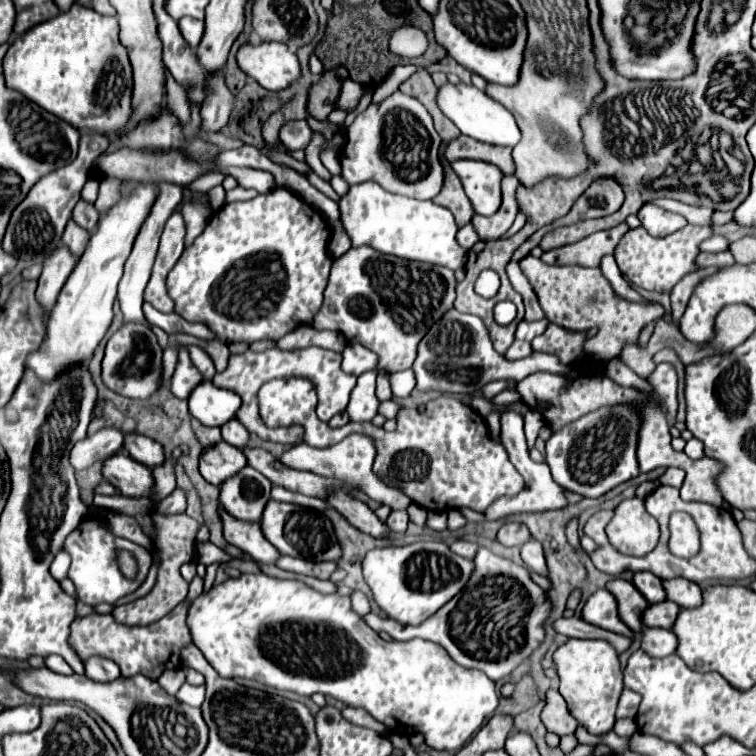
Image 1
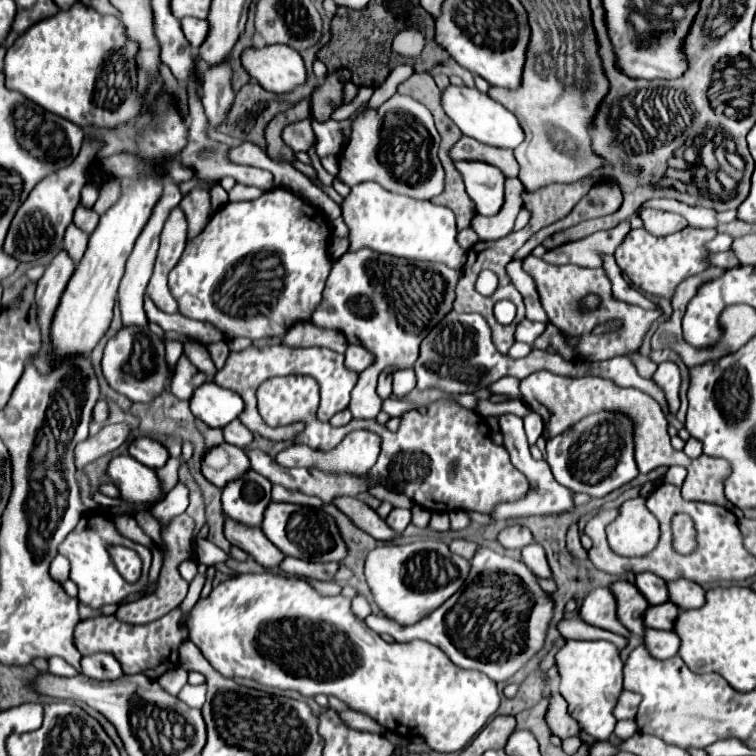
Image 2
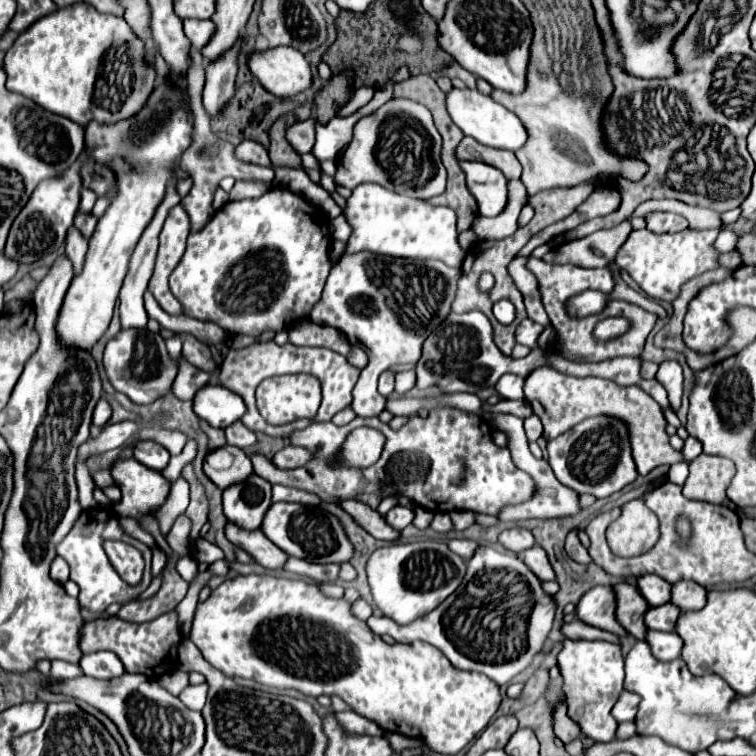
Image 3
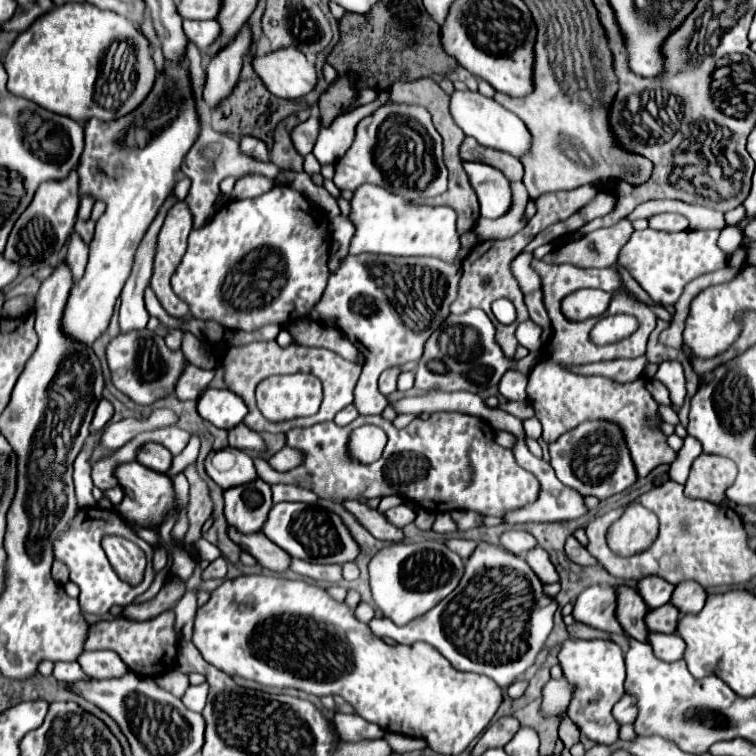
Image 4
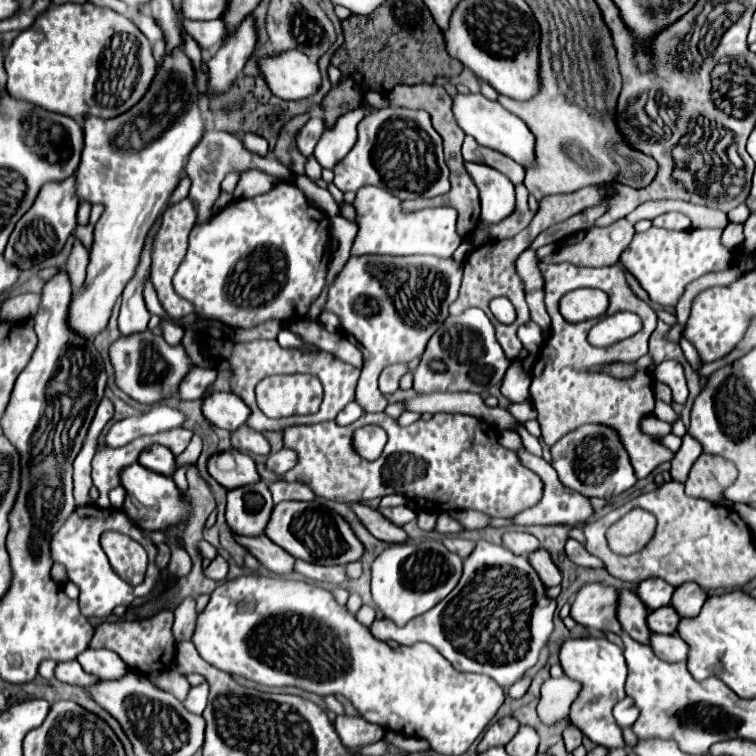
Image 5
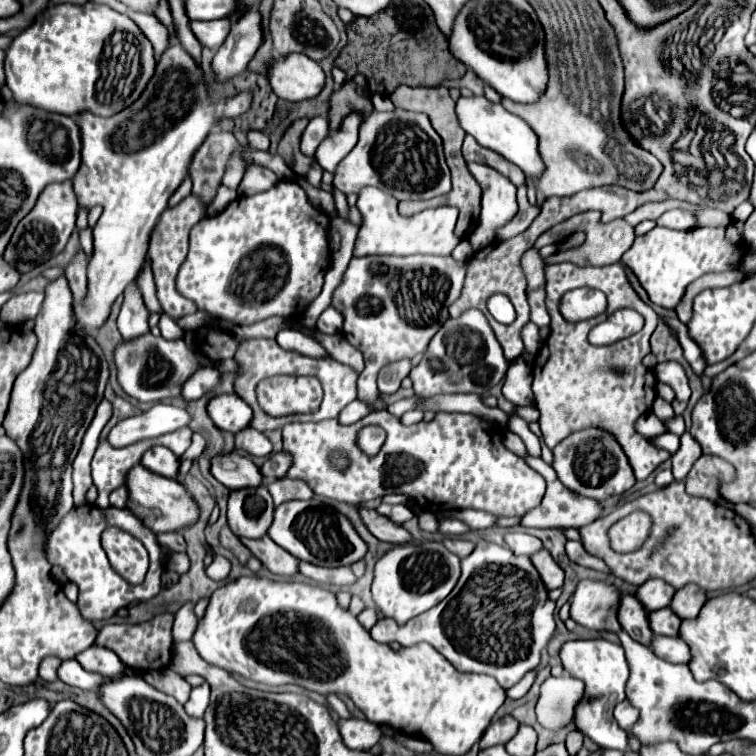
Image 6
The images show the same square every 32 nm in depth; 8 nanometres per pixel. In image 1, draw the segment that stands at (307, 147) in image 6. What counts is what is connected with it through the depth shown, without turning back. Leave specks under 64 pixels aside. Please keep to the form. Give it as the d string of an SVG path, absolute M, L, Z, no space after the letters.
M306 120L286 122L280 130L280 140L290 150L304 150L310 144L312 136L314 136L314 132Z

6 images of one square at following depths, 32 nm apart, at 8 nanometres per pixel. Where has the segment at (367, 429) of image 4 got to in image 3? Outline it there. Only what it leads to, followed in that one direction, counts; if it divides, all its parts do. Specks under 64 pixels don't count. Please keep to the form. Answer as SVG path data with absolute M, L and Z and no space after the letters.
M368 426L356 428L346 438L338 460L346 466L358 466L358 468L372 466L382 454L384 440L386 438L376 428L368 428Z

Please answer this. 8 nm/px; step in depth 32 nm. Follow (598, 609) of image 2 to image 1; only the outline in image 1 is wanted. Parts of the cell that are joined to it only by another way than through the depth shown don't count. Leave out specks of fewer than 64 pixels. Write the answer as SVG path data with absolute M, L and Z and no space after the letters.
M596 590L584 604L582 608L582 620L598 626L598 628L604 628L604 630L610 630L610 632L616 632L616 634L622 634L622 636L632 636L630 628L626 624L622 624L620 616L618 616L618 610L616 610L616 598L606 590Z

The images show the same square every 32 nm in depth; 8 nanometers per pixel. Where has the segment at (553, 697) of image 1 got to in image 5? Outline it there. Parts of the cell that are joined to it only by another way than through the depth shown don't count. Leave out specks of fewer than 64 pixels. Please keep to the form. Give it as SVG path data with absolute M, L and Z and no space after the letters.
M568 726L564 730L564 742L566 742L566 750L568 752L574 752L580 744L582 744L582 732L576 728L576 726Z

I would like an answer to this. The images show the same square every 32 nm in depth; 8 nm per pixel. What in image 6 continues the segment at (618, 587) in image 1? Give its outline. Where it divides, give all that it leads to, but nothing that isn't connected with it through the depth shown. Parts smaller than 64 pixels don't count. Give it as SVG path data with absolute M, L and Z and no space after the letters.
M622 596L622 604L620 604L620 612L618 612L618 620L622 624L622 628L640 644L650 646L654 632L650 632L650 622L648 622L648 612L644 610L644 606L638 602L636 596Z

